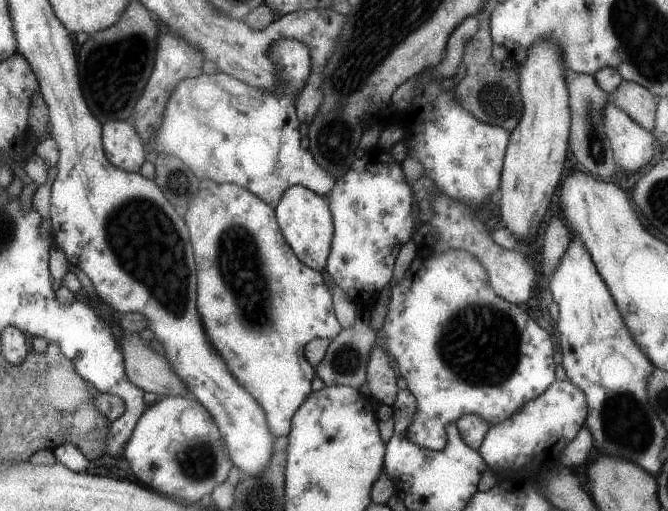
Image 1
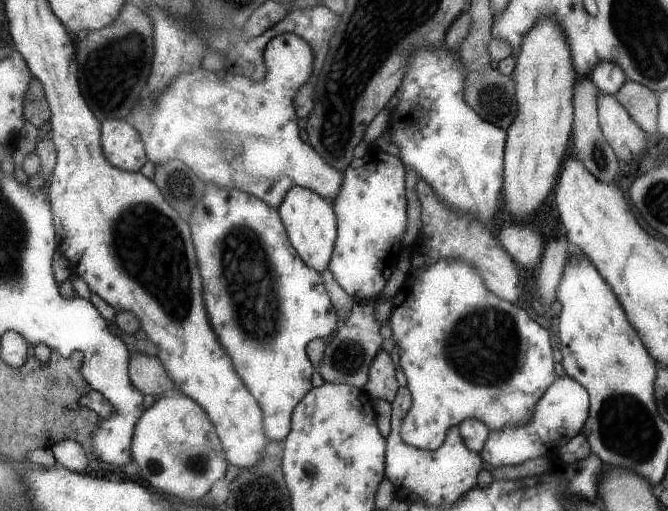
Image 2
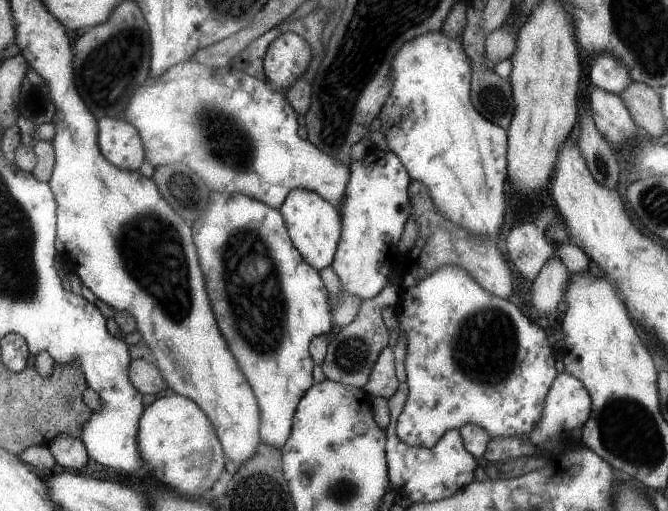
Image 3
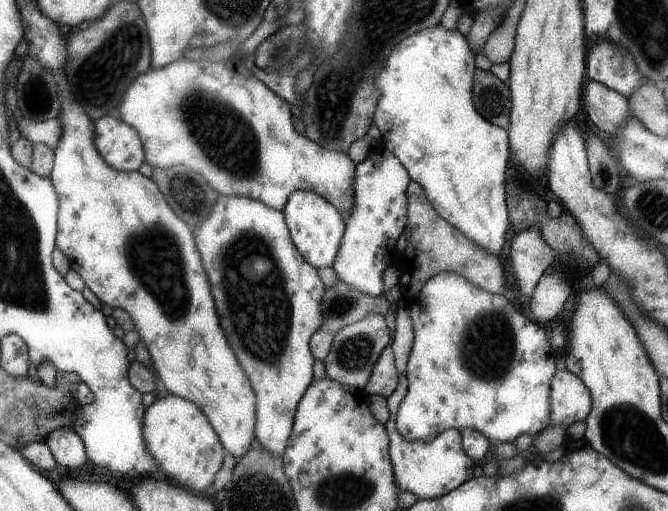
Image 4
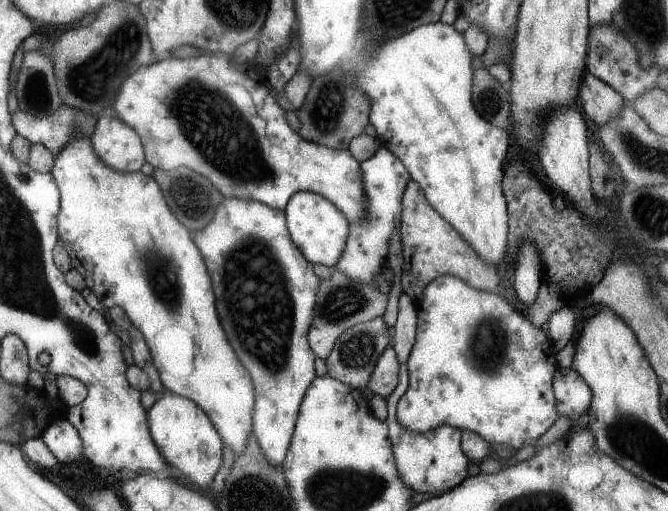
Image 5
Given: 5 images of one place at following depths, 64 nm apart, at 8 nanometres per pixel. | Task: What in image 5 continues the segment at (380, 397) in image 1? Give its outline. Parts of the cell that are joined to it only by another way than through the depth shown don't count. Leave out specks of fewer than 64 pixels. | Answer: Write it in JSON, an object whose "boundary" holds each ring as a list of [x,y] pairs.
{"boundary":[[[392,344],[384,349],[378,364],[375,366],[375,372],[371,374],[371,380],[367,384],[367,387],[375,395],[385,398],[390,397],[395,392],[395,388],[399,385],[400,380],[398,368],[402,368],[402,366],[398,362],[398,356],[396,356],[394,349],[395,347]]]}

